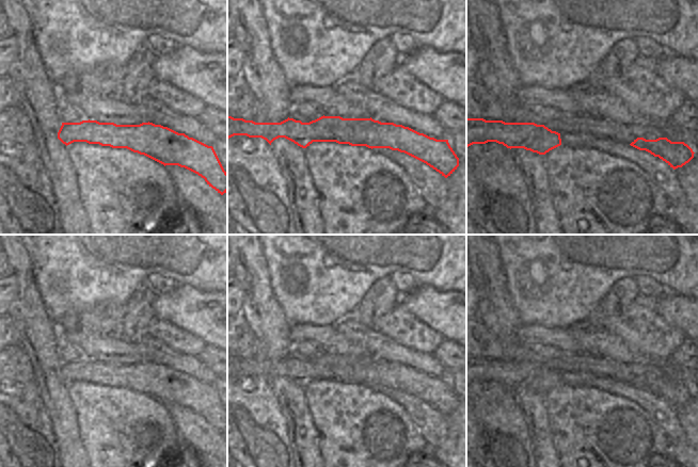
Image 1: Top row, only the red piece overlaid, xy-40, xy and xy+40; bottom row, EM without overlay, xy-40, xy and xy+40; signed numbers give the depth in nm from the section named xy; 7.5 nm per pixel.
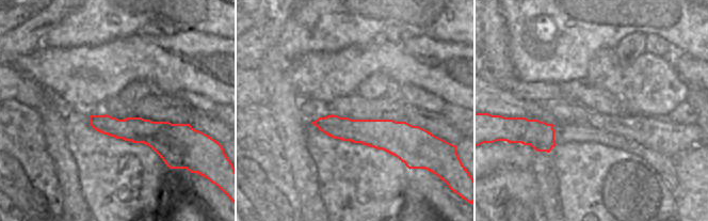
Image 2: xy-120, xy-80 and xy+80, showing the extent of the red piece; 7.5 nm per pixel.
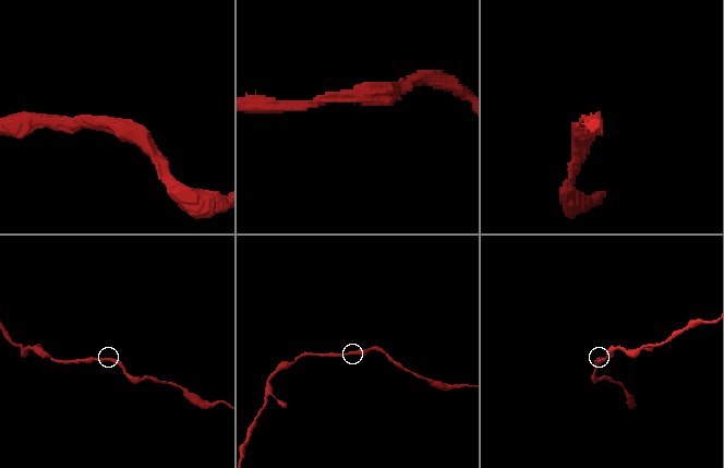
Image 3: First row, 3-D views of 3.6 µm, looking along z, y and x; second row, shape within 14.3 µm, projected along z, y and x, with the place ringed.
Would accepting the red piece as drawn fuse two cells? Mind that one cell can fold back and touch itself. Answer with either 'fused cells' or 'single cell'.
single cell

